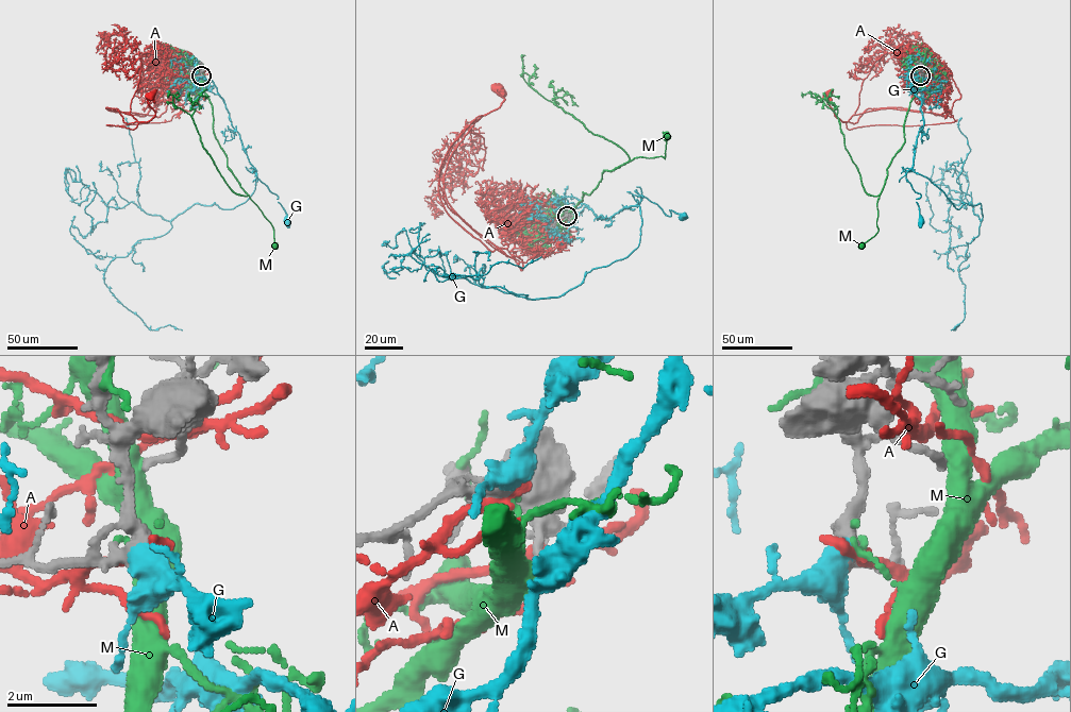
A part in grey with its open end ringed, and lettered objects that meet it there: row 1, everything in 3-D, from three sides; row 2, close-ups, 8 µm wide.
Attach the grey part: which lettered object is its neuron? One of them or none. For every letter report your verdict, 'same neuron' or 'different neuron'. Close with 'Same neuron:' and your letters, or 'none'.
A: different neuron
G: same neuron
M: different neuron
Same neuron: G

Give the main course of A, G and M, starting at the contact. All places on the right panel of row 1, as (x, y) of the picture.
A: (921, 75), (943, 81), (946, 116), (868, 108), (854, 123), (842, 121), (824, 96)
G: (920, 75), (911, 85), (921, 100), (923, 125), (905, 176), (920, 195), (916, 203), (922, 221)
M: (921, 75), (922, 86), (909, 103), (904, 124), (904, 142), (887, 169), (876, 203), (877, 233), (863, 244)

